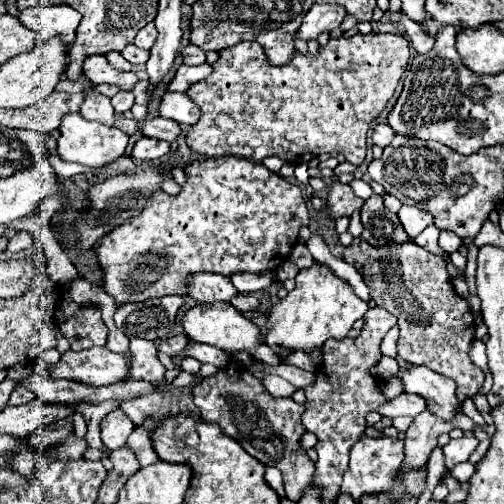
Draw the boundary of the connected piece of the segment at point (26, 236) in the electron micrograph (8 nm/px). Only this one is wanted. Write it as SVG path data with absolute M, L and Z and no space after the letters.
M17 232L17 236L7 244L7 252L21 252L25 248L31 248L31 244L33 244L33 238L29 232Z

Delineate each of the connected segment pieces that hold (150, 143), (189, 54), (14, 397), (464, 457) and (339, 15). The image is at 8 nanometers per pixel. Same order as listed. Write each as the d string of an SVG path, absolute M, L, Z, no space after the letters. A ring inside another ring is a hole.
M141 138L133 146L133 158L155 160L155 158L169 154L169 150L171 150L169 142L163 142L163 140L157 140L157 138Z
M189 44L185 50L183 50L183 62L185 64L191 64L191 66L199 66L205 62L205 50L195 46L195 44Z
M17 384L17 386L15 386L15 390L13 390L13 394L11 394L11 398L9 398L9 404L11 404L11 406L27 404L27 402L31 402L33 398L35 398L35 394L33 394L33 390L31 390L29 386Z
M463 436L463 438L451 440L449 444L445 444L443 446L443 454L445 454L447 470L451 470L459 462L467 462L469 456L473 454L473 450L477 448L477 444L479 444L479 440L475 436L471 436L471 438Z
M313 4L305 14L301 28L293 34L293 38L301 38L305 42L317 40L323 32L331 32L345 18L345 10L335 4Z

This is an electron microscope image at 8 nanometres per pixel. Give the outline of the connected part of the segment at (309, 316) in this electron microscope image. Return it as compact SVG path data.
M313 262L311 268L299 270L295 284L297 286L287 294L287 298L277 302L269 312L269 332L265 342L269 342L273 350L277 350L277 346L305 352L311 348L321 348L329 338L345 338L353 324L369 310L367 302L355 296L353 288L343 278L335 276L327 264Z

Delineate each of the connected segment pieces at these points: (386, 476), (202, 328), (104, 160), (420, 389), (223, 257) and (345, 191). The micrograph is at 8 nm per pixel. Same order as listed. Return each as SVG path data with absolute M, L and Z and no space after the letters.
M365 434L361 436L359 444L353 446L351 450L351 460L349 460L349 470L343 476L341 492L347 492L359 502L361 496L365 494L377 494L377 492L387 492L391 490L391 480L399 474L399 468L403 464L403 440L399 438L367 438Z
M217 302L217 304L197 304L191 308L183 318L185 334L193 342L203 342L217 346L221 350L255 350L259 346L259 326L255 326L251 320L247 320L239 310L235 310L231 304Z
M79 114L77 116L65 116L65 120L61 122L61 138L57 140L57 152L65 162L77 162L83 164L87 168L103 168L111 162L115 162L117 158L121 158L125 154L127 148L127 140L129 136L123 134L119 128L109 128L105 124L97 124L97 122L85 122Z
M415 366L411 372L399 372L397 376L403 380L405 392L419 394L427 400L433 416L453 420L455 416L463 414L463 404L455 394L457 384L451 378L441 376L425 366Z
M223 156L193 160L185 166L185 172L189 178L177 196L157 192L157 196L143 208L141 216L103 236L97 248L97 260L103 270L103 292L113 296L117 306L167 294L185 296L189 292L189 276L199 272L233 276L239 272L275 270L289 258L289 250L297 244L299 226L309 224L309 212L301 190L279 174L267 170L263 164Z
M333 182L331 184L331 190L329 190L329 212L331 216L339 218L339 216L351 216L353 212L361 210L365 200L357 198L353 192L351 192L351 186L349 184L341 184L341 182Z

